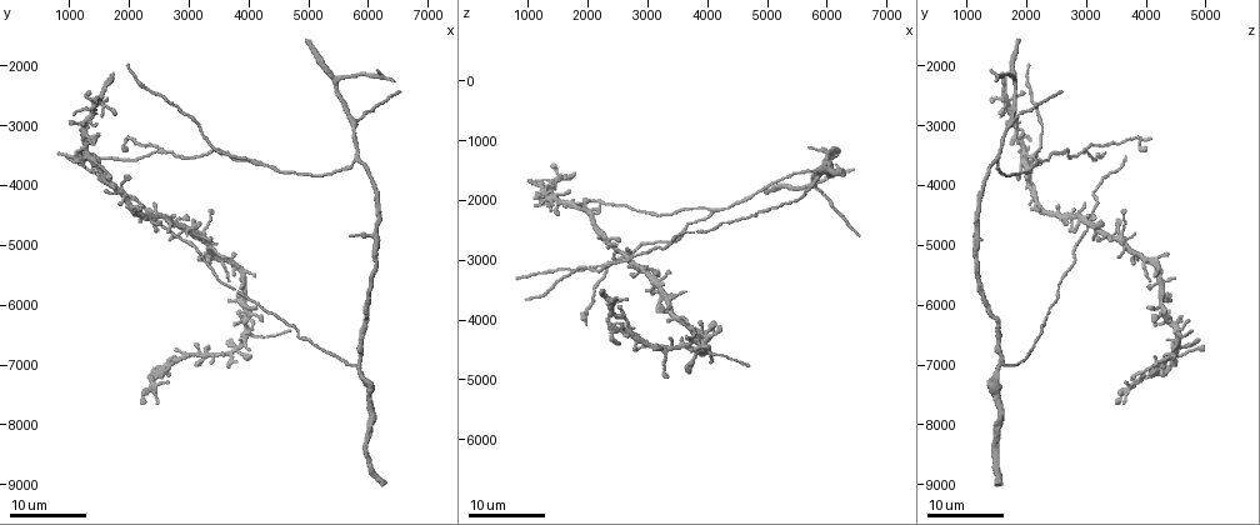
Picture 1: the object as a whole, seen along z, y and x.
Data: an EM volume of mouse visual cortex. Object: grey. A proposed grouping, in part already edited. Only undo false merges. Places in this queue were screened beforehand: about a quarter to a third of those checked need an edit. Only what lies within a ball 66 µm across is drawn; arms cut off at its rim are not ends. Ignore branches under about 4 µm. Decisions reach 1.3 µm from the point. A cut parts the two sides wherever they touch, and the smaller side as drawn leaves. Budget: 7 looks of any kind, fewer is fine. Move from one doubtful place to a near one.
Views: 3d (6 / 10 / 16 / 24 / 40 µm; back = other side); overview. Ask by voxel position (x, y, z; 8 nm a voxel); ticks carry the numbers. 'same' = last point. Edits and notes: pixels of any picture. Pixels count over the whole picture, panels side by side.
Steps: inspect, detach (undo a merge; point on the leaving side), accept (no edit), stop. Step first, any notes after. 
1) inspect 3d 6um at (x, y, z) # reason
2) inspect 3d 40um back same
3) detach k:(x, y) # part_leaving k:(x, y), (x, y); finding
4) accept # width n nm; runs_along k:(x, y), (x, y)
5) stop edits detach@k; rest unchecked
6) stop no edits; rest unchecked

inspect 3d 16um at (2650, 4800, 3050) # side arm on a straight run

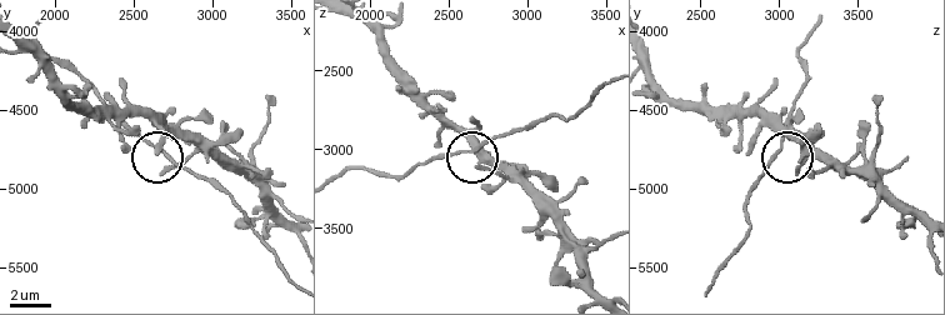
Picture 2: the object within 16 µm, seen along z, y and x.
inspect 3d 10um at (2680, 4760, 2980)

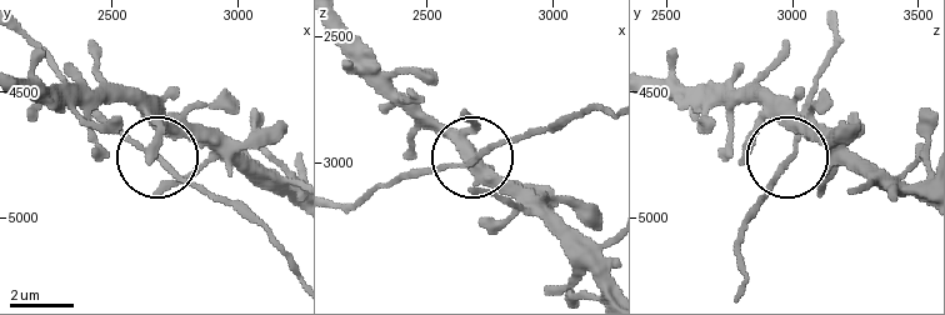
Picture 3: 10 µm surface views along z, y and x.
accept # width 200 nm; one cell here

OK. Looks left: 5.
inspect 3d 24um at (5800, 3550, 1500) # a fork

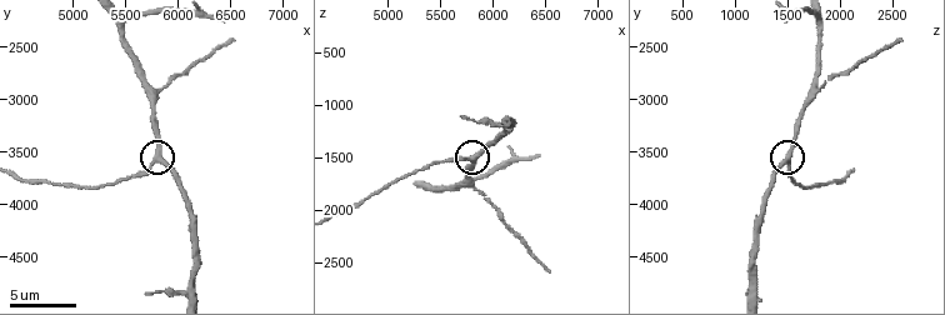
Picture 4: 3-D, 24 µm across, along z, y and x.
inspect 3d 6um at (5780, 3580, 1500)

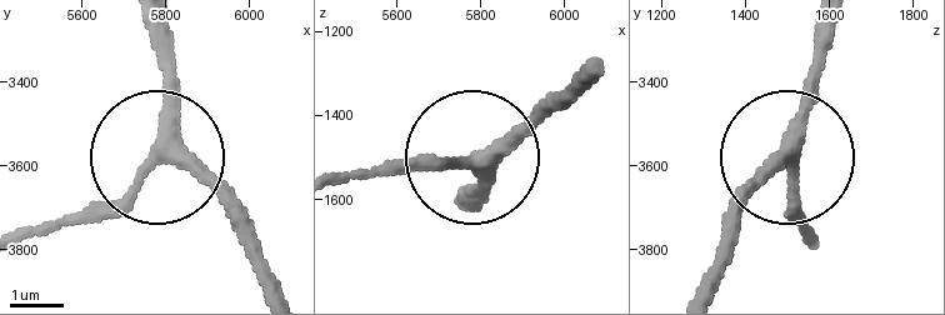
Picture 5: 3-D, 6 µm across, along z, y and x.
accept # width 270 nm; runs_along 5:(698, 293), (724, 225), (783, 158), (814, 28); all the same cell

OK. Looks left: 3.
inspect 3d 10um at (5800, 2920, 1780) # small branch off a trunk

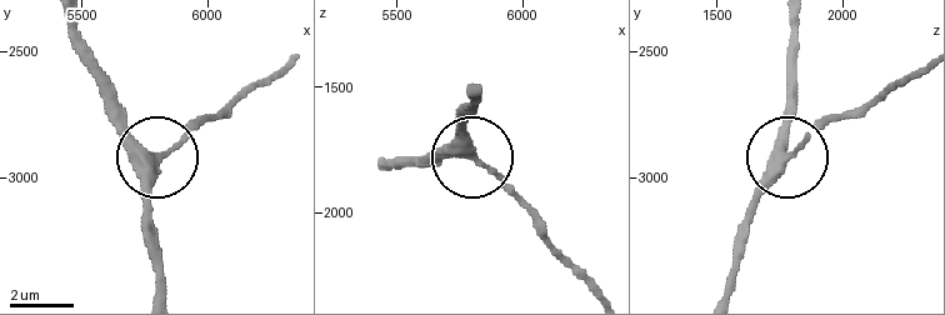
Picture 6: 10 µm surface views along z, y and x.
inspect 3d 6um at (5770, 2930, 1770)

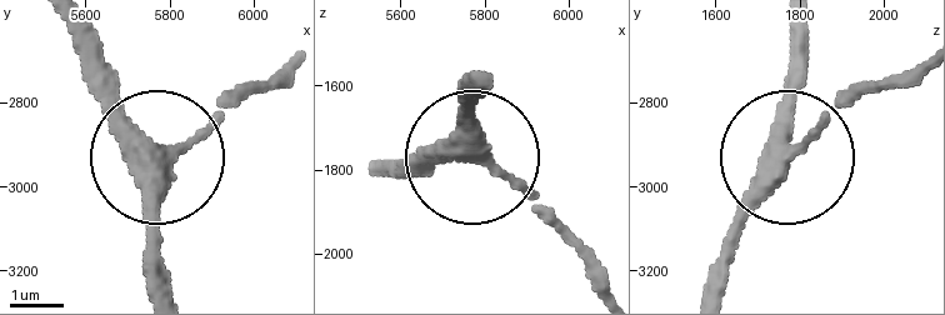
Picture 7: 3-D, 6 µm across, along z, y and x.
accept # arms 3; runs_along 7:(709, 283), (754, 189), (858, 86); one cell here

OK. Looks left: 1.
stop no edits; rest unchecked

